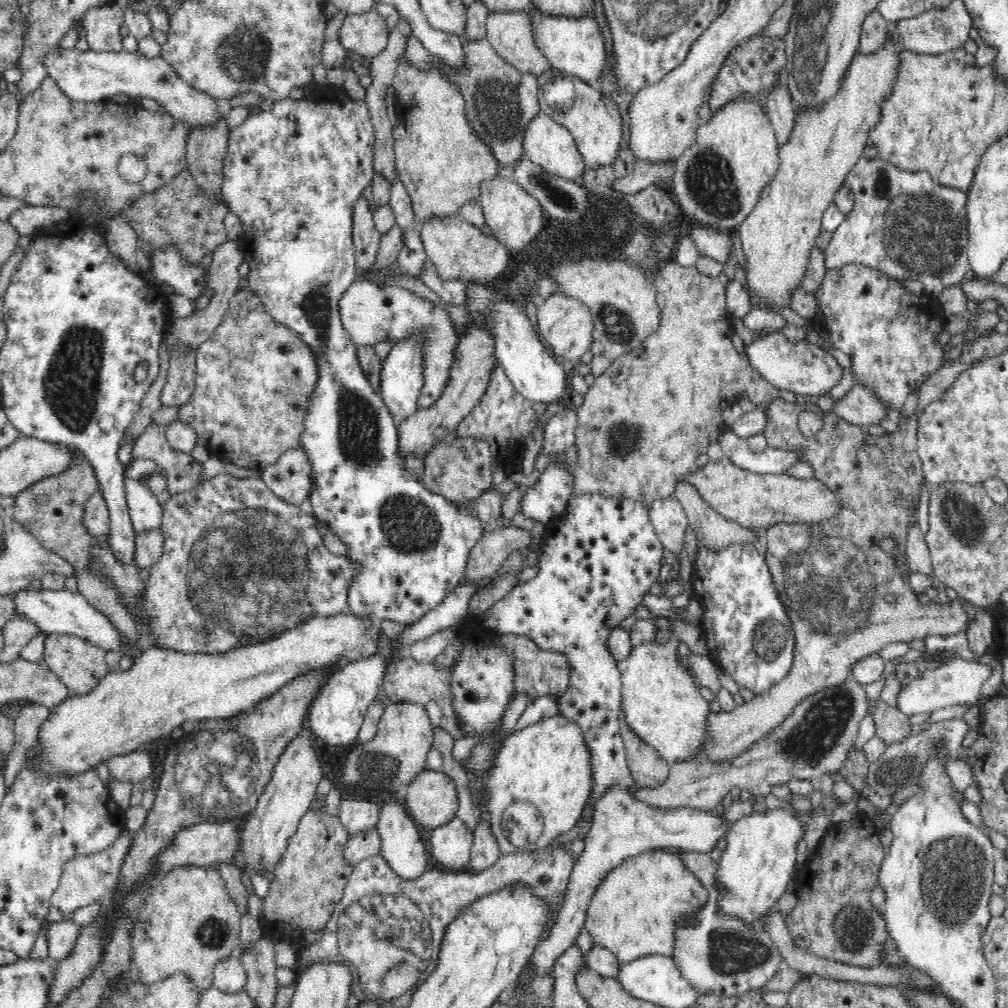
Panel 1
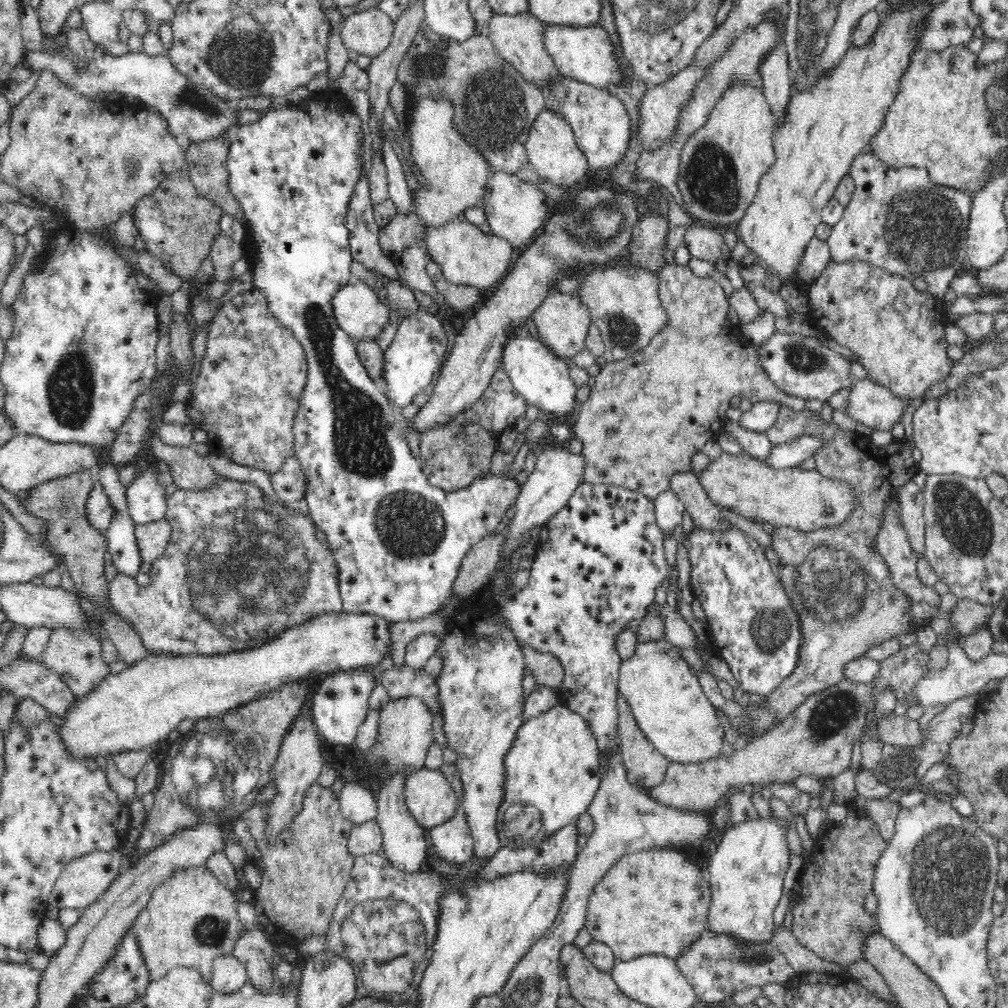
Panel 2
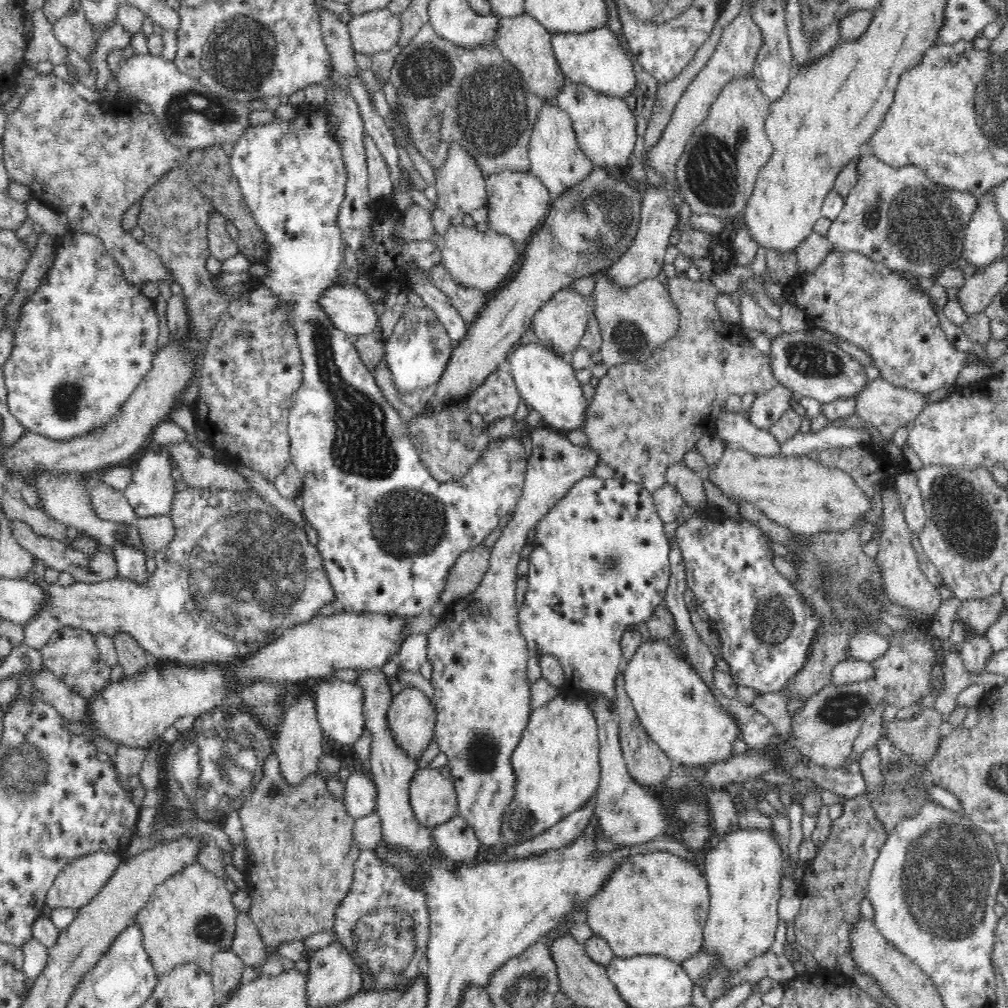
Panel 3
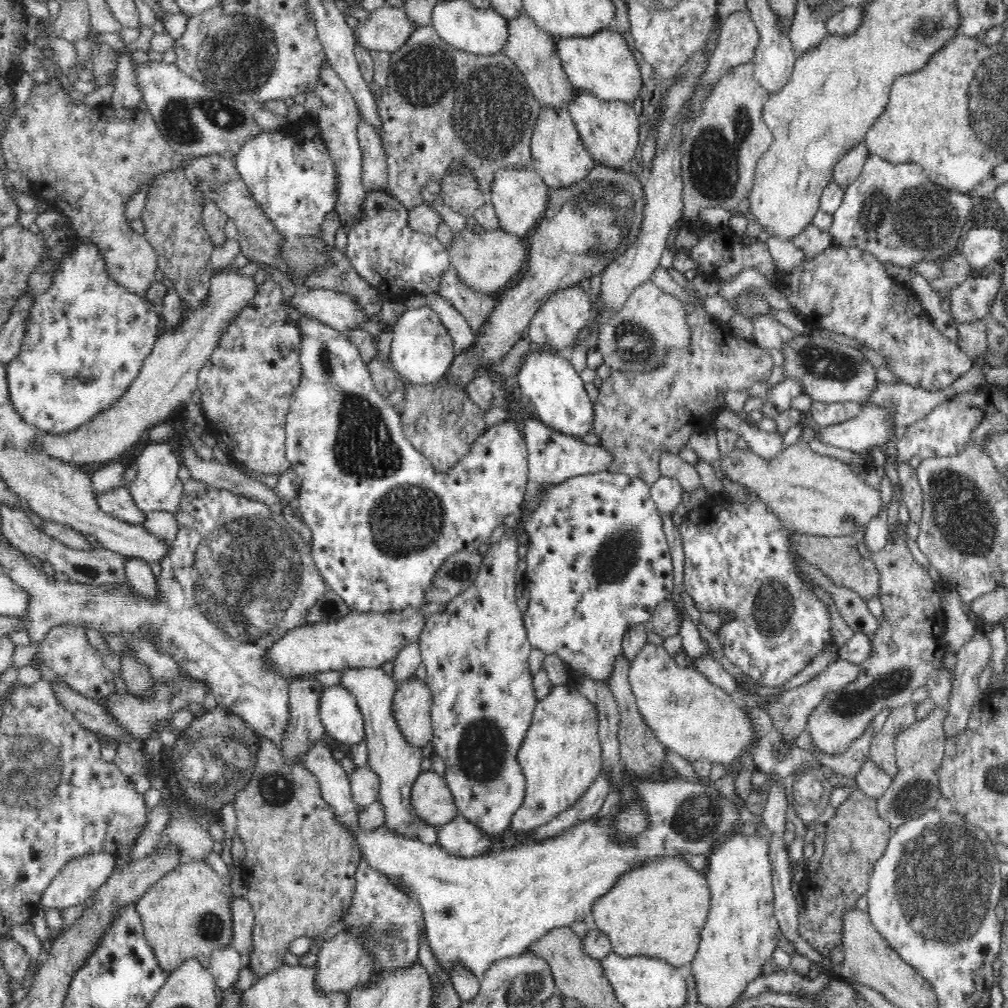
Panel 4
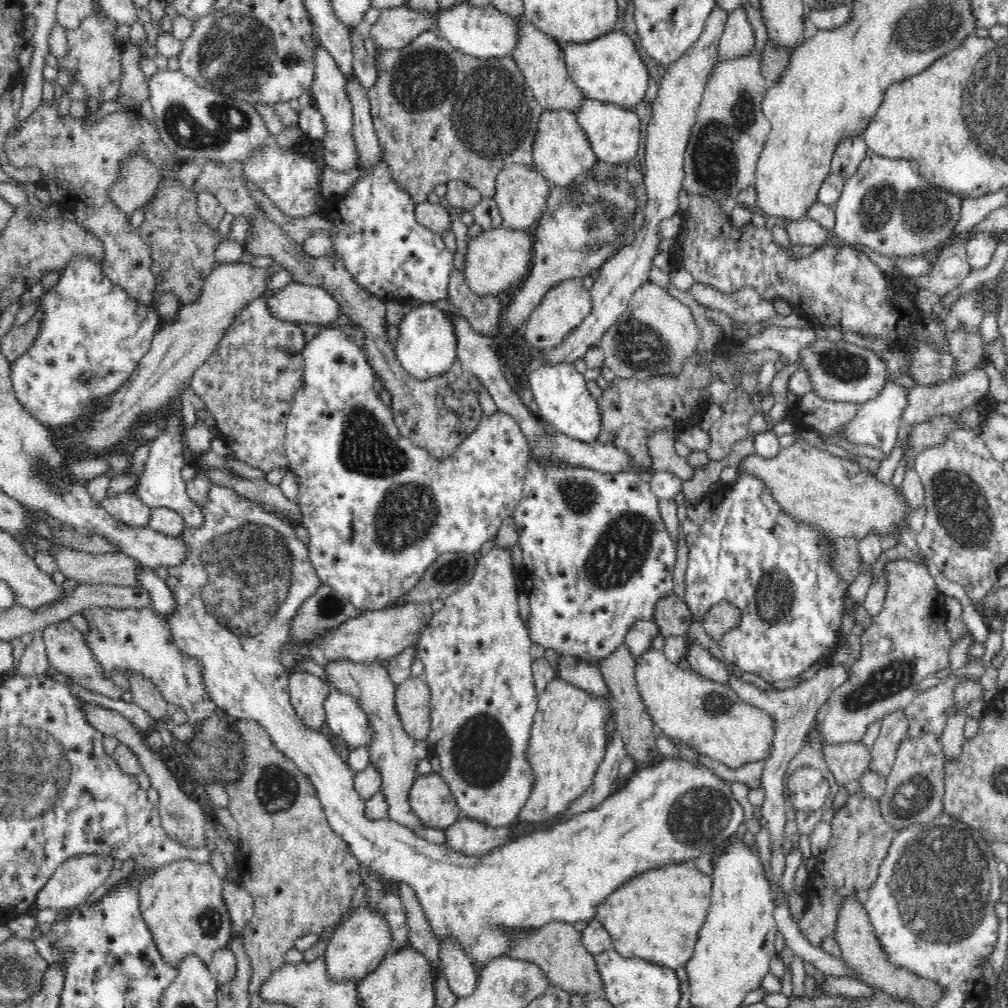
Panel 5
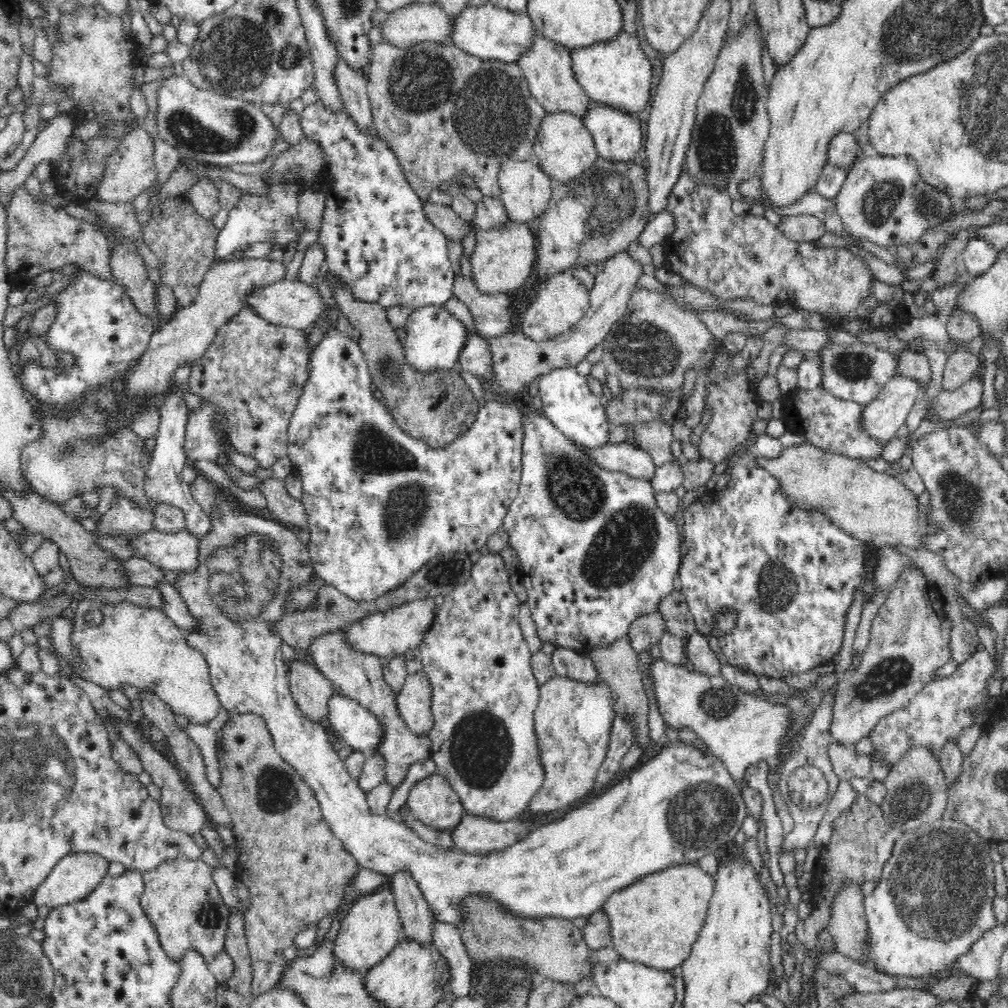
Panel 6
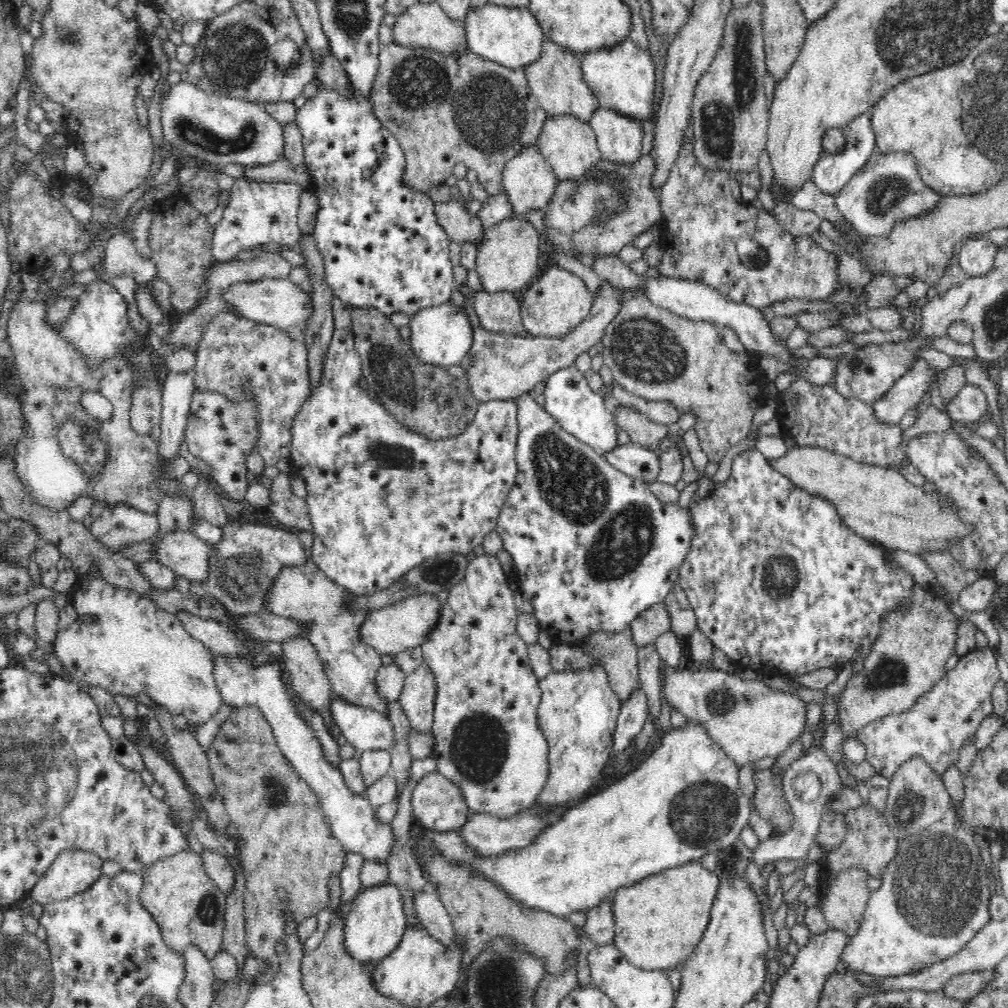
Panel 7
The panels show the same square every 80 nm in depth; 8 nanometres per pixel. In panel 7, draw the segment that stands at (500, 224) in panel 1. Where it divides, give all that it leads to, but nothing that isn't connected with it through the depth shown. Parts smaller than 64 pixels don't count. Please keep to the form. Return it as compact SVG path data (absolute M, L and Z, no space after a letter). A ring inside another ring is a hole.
M532 142L528 146L524 146L515 158L507 162L503 170L504 193L511 202L514 216L522 216L528 210L544 209L546 204L552 200L557 183L558 178L551 166L547 165L538 142Z

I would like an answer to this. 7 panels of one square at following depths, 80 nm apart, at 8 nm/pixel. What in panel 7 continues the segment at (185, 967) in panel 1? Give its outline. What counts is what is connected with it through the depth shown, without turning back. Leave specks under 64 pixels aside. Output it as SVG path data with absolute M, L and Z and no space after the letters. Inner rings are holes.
M191 849L181 850L157 859L140 872L143 878L140 900L152 918L159 923L167 946L183 954L187 946L193 944L212 961L216 952L223 948L226 895L212 877L208 876L202 856Z

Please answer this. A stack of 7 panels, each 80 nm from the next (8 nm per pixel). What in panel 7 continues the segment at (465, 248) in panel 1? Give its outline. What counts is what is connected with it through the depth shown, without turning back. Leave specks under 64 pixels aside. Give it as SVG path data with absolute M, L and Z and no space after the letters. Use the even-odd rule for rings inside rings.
M513 216L483 230L484 240L478 249L475 270L482 281L483 292L521 293L538 272L540 233L523 216Z

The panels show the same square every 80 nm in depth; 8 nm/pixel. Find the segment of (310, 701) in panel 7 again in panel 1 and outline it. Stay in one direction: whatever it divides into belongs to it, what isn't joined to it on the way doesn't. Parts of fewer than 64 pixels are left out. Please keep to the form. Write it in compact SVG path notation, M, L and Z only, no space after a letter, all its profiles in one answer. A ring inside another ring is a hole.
M296 736L290 739L263 793L258 797L256 808L243 821L241 839L245 870L268 874L268 866L272 866L274 859L280 858L289 836L296 831L300 818L305 816L322 777L322 766L314 754L310 738Z

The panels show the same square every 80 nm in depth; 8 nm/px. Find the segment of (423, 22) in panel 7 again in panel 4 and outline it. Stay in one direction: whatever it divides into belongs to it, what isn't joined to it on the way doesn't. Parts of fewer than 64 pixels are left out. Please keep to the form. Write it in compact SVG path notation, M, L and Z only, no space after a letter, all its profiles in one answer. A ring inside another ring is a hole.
M402 6L374 10L353 31L356 43L367 51L392 54L402 48L415 33L416 24L408 19Z

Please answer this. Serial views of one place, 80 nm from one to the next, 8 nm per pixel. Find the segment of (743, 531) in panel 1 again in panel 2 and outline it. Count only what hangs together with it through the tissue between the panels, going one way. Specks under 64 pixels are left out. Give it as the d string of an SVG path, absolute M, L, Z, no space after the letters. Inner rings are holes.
M692 469L686 470L686 472L676 472L672 476L670 490L682 501L685 511L694 521L694 526L704 527L704 530L720 531L731 526L725 518L724 512L710 501L697 474Z

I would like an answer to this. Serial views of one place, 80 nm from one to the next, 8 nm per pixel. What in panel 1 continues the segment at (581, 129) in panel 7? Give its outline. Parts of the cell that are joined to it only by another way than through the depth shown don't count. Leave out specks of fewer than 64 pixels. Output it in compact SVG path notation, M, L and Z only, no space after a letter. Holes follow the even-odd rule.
M539 112L528 124L523 146L525 158L540 165L544 172L552 176L562 177L568 181L580 181L580 176L586 172L586 163L578 151L571 131L543 112Z

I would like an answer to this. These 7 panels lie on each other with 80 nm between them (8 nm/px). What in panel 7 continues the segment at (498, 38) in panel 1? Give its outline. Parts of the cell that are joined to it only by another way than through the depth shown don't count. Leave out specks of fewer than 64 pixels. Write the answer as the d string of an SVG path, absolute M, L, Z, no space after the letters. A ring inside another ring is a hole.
M546 39L542 56L524 72L530 91L538 99L548 117L572 116L588 122L590 117L594 116L595 110L600 108L599 99L584 82L583 62L580 54L574 54Z

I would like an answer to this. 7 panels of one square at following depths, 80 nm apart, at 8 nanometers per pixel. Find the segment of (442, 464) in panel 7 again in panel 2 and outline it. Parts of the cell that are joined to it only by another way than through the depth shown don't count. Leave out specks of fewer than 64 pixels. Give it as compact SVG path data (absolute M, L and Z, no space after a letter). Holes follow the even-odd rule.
M331 92L329 94L321 96L319 100L310 101L310 103L306 104L306 106L297 106L291 103L287 103L285 105L281 105L279 108L274 107L263 112L263 115L259 119L256 119L256 122L251 122L250 124L245 125L238 124L238 126L232 128L228 138L229 154L227 159L227 171L229 172L230 193L233 194L235 200L239 202L239 205L243 210L244 216L247 218L246 229L251 231L250 237L251 240L253 240L253 246L255 246L254 252L250 252L247 255L251 261L250 269L253 272L253 287L258 291L264 292L264 295L267 298L269 309L272 311L272 314L275 315L280 324L284 325L286 328L289 328L292 333L294 333L296 339L300 341L300 344L302 344L302 348L304 349L306 363L308 363L308 370L306 370L306 386L304 386L302 394L298 396L298 403L300 403L300 406L297 407L296 414L294 414L292 429L290 430L290 433L294 437L293 454L297 458L298 462L300 462L301 469L302 471L304 471L304 478L307 482L306 502L308 503L308 506L310 506L310 514L312 514L313 525L318 526L318 528L320 528L320 531L324 535L326 535L326 546L329 548L330 554L333 554L333 557L337 561L337 590L340 591L342 610L349 613L358 614L384 614L382 618L387 619L388 622L392 623L418 621L419 619L427 617L429 614L432 614L434 612L436 613L438 608L440 608L440 606L442 606L442 604L446 602L447 598L450 597L450 590L452 589L452 584L454 584L454 580L456 580L456 576L458 576L457 572L458 569L461 568L462 560L466 557L466 554L477 544L477 542L482 541L484 537L487 537L491 533L499 531L499 529L504 526L506 522L506 510L508 510L510 506L516 504L516 500L519 496L518 492L521 492L521 490L518 490L518 484L516 484L514 480L508 480L508 478L496 478L496 476L488 476L487 473L489 472L486 472L482 475L477 475L468 487L465 487L463 488L463 490L460 491L442 491L442 488L436 487L428 483L427 475L423 473L423 470L421 469L419 463L419 459L415 459L412 456L412 451L410 451L410 447L408 447L408 442L406 441L406 432L404 431L405 424L399 417L396 408L387 399L387 394L385 393L387 391L385 380L383 378L374 379L371 377L371 375L368 374L368 371L365 369L363 362L359 359L359 354L357 353L356 346L357 342L354 342L350 338L350 335L346 331L342 330L336 322L336 317L334 317L334 313L332 312L332 301L330 300L332 300L332 296L336 294L338 290L341 290L344 286L347 286L349 284L349 280L351 278L350 263L352 262L353 256L348 242L348 229L345 225L346 212L348 212L348 202L350 202L350 198L352 198L352 192L354 192L354 188L356 188L356 184L358 184L358 180L360 180L360 176L362 176L362 159L360 159L361 156L359 155L361 154L361 147L363 146L364 139L364 132L362 131L362 120L358 117L358 114L354 113L353 109L351 108L351 105L348 105L347 103L346 105L344 105L344 103L342 103L342 99L344 98L345 96L342 96L341 94Z

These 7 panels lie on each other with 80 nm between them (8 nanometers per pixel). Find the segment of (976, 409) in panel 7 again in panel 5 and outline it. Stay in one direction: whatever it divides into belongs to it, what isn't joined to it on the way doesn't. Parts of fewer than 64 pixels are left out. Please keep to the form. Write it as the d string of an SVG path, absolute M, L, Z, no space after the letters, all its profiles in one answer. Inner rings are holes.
M984 366L967 370L959 377L947 383L940 383L934 387L915 384L907 390L907 403L902 413L902 420L910 425L914 425L917 423L925 423L936 416L955 416L956 413L960 414L964 408L980 402L988 392L988 388L988 375L984 371Z

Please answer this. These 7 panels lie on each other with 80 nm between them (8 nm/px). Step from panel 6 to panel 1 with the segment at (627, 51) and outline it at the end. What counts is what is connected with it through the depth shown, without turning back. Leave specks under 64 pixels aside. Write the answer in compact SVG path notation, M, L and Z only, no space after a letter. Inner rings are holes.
M536 8L530 9L527 14L535 26L536 44L539 44L540 51L552 68L566 70L566 76L576 76L587 84L588 80L600 78L602 70L608 64L608 56L604 48L604 38L594 19L546 17L545 14L538 13Z

